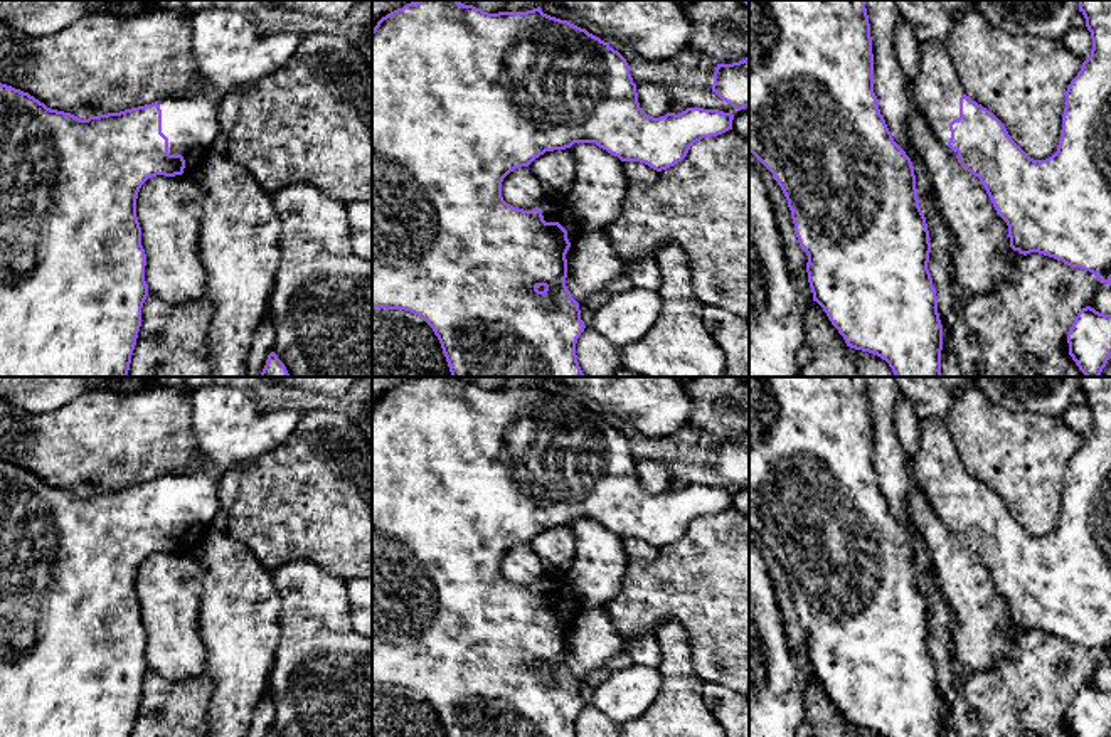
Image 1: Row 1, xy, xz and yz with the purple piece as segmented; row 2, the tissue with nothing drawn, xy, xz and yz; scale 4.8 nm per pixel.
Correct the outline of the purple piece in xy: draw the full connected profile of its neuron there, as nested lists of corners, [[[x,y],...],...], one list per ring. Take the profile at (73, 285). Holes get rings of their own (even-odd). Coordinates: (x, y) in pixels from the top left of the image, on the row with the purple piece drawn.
[[[215,5],[190,17],[197,81],[178,96],[81,119],[71,113],[50,109],[29,93],[0,82],[0,377],[128,377],[141,326],[141,308],[148,296],[148,284],[145,281],[146,254],[141,246],[141,227],[136,217],[136,199],[141,185],[157,175],[190,177],[192,172],[202,170],[204,160],[221,133],[219,106],[224,96],[286,66],[303,37],[296,25],[264,29],[256,17]]]

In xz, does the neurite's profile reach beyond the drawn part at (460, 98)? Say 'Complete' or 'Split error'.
Split error

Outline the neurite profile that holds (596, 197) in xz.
[[[574,143],[576,178],[566,197],[582,232],[603,232],[618,220],[630,180],[623,162],[596,143]]]

